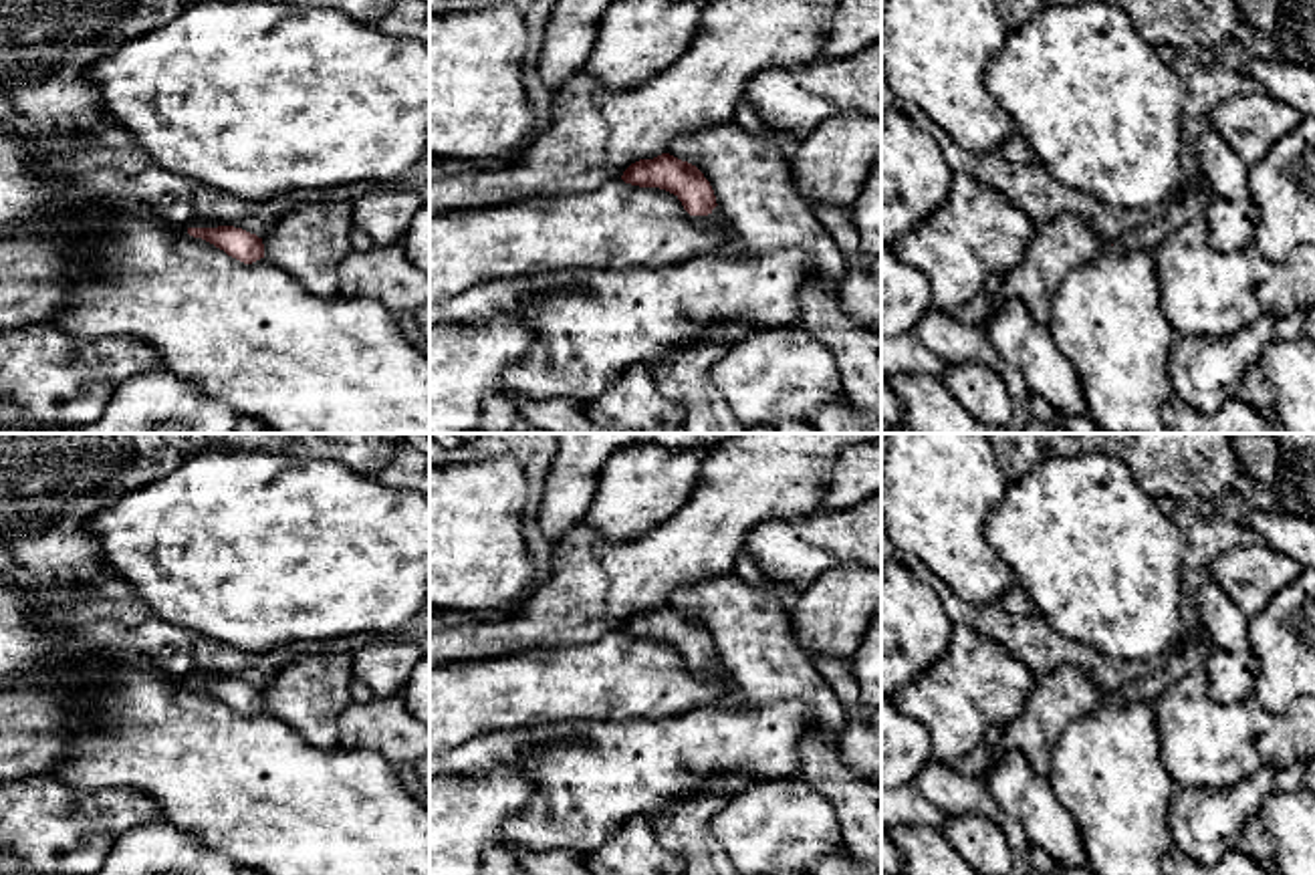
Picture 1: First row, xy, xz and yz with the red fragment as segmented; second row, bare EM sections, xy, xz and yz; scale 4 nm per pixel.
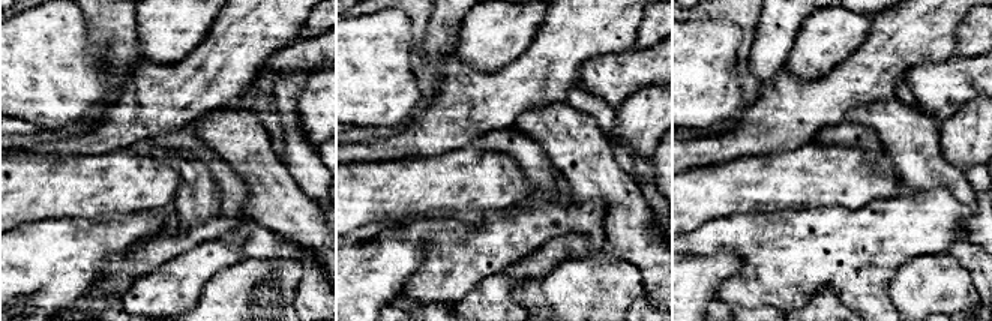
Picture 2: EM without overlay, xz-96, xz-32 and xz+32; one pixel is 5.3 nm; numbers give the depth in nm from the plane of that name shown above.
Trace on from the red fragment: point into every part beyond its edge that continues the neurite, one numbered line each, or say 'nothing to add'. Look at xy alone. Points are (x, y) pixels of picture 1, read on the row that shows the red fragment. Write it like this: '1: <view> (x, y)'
nothing to add

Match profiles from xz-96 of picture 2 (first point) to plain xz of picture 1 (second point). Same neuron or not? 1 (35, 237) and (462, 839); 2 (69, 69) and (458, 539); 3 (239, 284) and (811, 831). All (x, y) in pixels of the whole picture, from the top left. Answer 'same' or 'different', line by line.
1: same
2: same
3: same

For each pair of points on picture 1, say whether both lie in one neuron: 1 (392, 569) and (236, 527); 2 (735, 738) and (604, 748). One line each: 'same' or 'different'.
1: same
2: same

